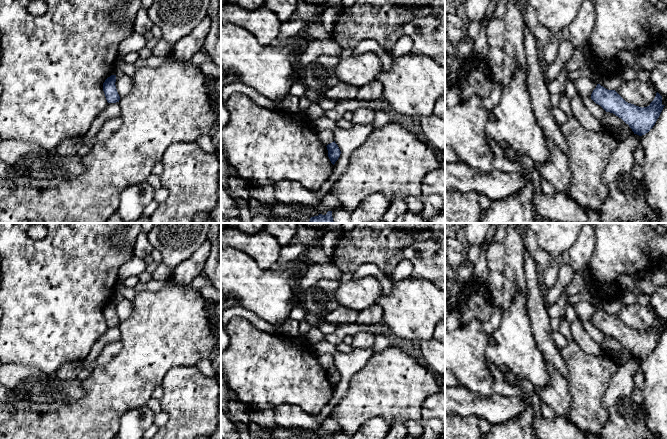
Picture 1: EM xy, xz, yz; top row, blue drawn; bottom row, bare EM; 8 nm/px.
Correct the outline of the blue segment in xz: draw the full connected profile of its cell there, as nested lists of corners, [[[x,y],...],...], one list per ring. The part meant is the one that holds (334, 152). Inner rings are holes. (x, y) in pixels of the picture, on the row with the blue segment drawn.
[[[335,141],[328,144],[326,147],[327,147],[327,150],[328,150],[328,157],[331,161],[331,163],[334,165],[335,162],[340,157],[341,151],[340,151],[338,145],[335,143]]]

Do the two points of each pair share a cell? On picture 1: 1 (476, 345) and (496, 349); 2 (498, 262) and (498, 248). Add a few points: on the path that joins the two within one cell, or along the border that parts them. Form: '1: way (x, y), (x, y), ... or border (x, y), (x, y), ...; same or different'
1: border (490, 336), (485, 349), (486, 359); different
2: way (498, 259), (498, 251); same

